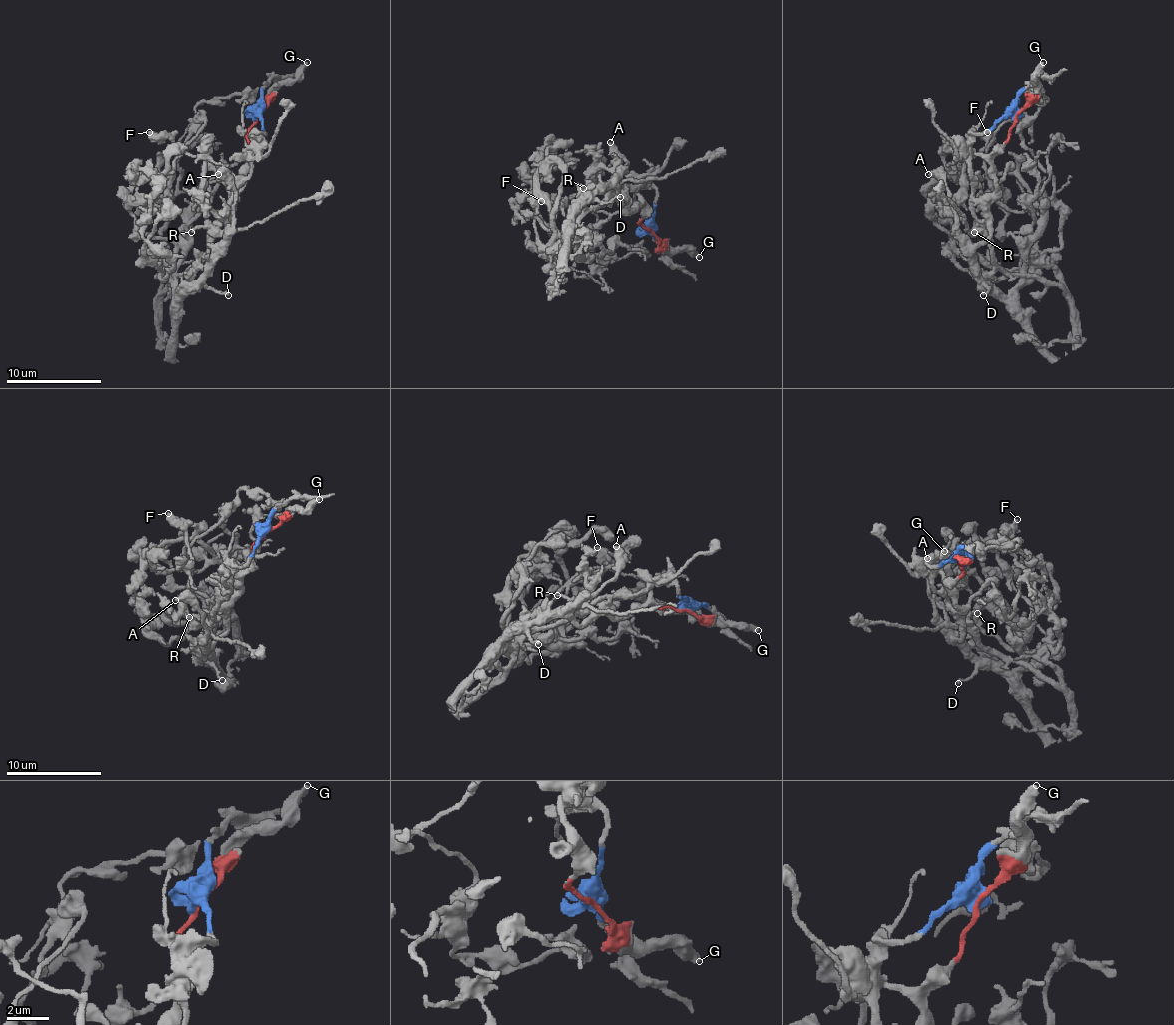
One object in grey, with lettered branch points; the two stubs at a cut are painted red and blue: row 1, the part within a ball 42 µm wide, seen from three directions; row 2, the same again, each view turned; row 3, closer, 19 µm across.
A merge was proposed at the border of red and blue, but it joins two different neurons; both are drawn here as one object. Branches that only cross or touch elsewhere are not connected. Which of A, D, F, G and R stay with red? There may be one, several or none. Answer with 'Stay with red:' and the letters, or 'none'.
Stay with red: A, D, G

